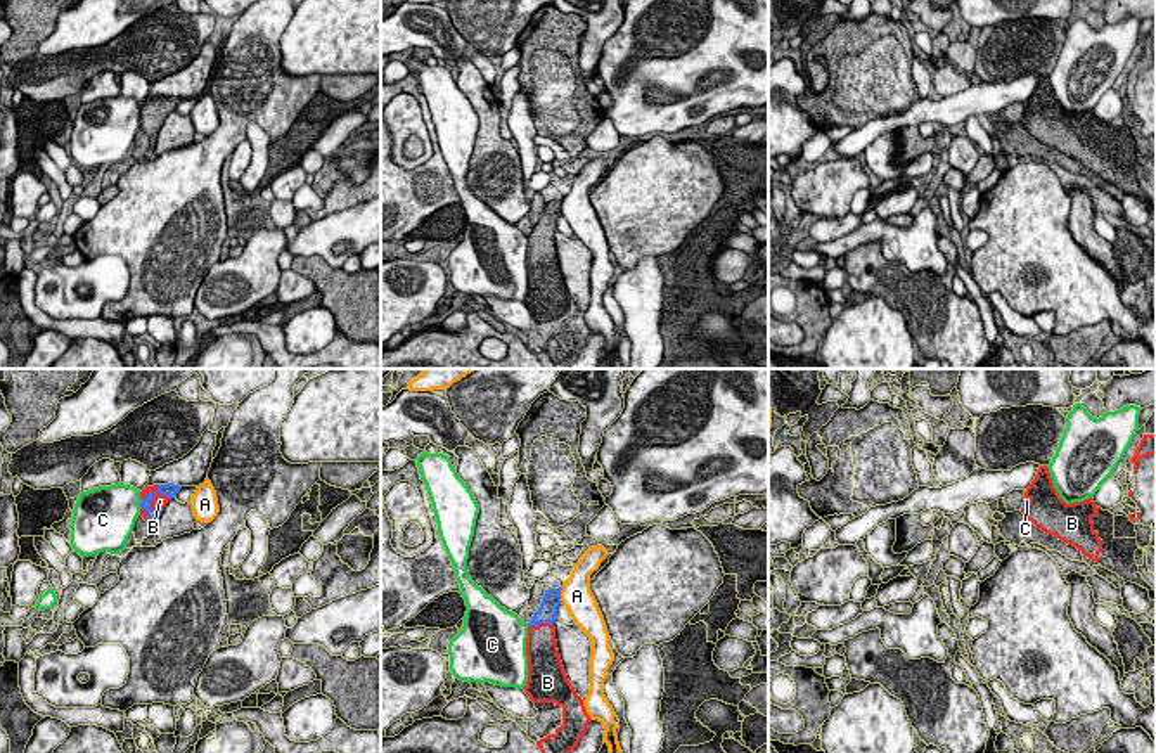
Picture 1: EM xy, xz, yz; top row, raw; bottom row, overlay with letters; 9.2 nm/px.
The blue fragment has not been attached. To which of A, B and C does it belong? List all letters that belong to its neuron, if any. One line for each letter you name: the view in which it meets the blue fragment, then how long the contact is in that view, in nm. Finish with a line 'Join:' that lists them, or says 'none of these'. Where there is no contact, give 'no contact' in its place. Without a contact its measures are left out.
B: meets blue in xy; contact 360 nm long
Join: B

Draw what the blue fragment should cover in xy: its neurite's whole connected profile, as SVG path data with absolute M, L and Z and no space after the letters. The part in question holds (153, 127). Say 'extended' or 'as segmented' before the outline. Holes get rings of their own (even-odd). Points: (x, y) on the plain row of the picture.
extended | M152 97L140 104L140 128L149 135L156 137L166 116L177 109L180 97Z

